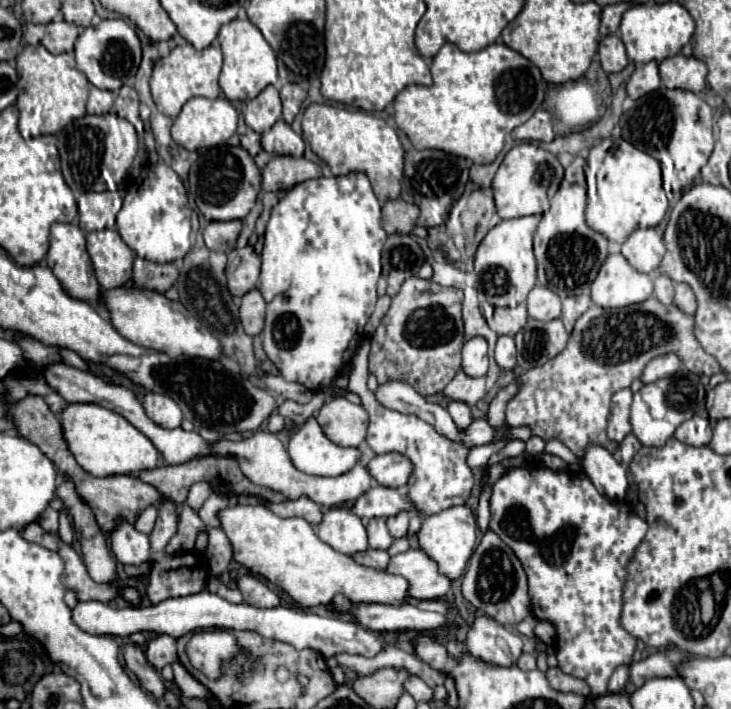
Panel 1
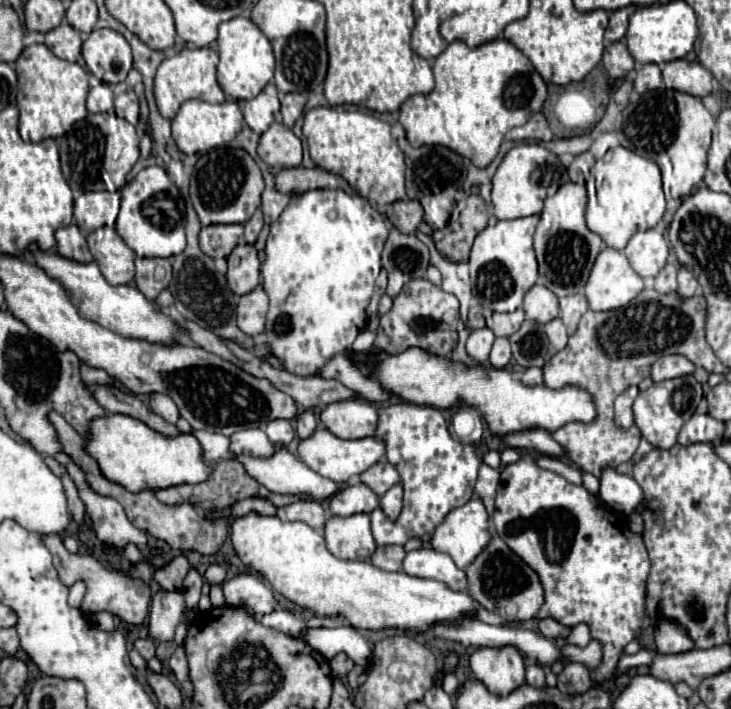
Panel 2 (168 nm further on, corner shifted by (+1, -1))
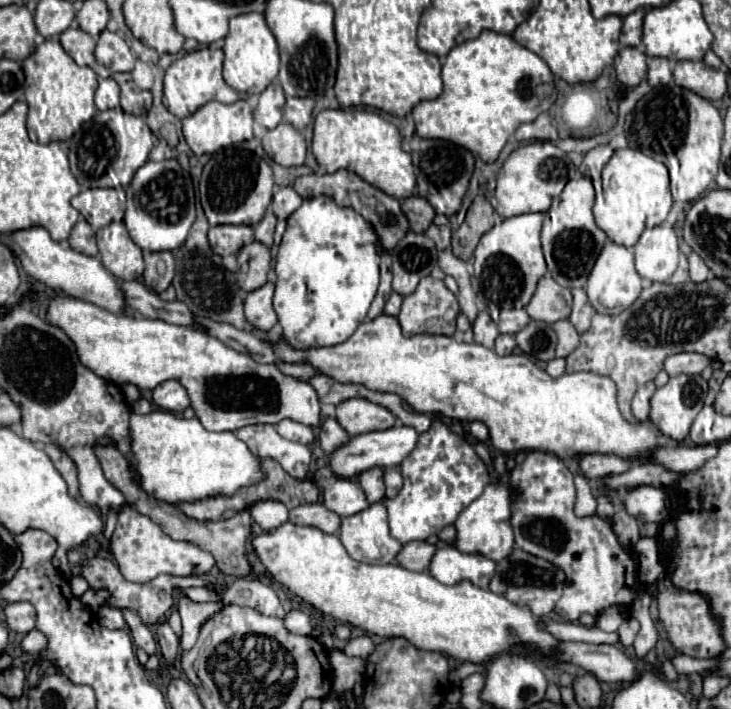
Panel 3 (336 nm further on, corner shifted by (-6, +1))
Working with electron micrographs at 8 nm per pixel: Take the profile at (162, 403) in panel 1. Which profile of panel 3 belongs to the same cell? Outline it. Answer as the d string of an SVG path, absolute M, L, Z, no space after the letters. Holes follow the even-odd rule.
M165 381L153 389L153 401L171 413L181 415L189 407L189 397L177 381Z

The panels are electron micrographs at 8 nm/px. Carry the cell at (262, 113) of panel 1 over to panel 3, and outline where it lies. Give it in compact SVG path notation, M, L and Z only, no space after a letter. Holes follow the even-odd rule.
M275 81L261 93L259 105L253 111L253 117L259 125L263 125L267 129L273 129L281 123L283 105L285 105L285 93L283 93L281 85Z

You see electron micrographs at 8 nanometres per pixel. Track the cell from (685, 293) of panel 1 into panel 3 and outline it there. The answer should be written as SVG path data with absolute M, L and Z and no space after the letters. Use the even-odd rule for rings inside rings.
M689 253L689 277L695 283L703 283L711 277L711 271L707 269L707 265L701 261L697 253Z

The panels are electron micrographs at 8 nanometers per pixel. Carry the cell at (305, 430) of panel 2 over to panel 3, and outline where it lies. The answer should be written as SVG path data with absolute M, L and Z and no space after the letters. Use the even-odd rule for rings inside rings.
M327 417L321 427L319 427L319 443L321 443L321 449L325 453L331 453L335 451L339 445L343 445L345 441L349 441L349 435L345 433L345 429L337 423L337 419L333 417Z

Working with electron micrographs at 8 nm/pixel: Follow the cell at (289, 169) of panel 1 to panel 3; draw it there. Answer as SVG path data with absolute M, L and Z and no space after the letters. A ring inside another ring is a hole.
M341 169L341 171L335 171L335 173L325 173L325 175L317 175L317 173L311 173L311 175L303 175L303 177L297 177L295 183L293 183L293 189L303 197L319 197L319 195L329 195L335 199L337 205L343 205L343 207L353 207L355 211L359 211L375 229L375 233L379 235L379 243L381 247L385 249L393 249L403 237L405 233L409 231L409 223L407 223L407 217L403 215L401 211L401 203L383 193L381 189L369 185L367 181L363 181L359 175L355 175L353 171L347 171L347 169Z

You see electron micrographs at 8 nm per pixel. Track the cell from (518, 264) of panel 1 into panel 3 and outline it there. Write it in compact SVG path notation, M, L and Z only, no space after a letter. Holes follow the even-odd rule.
M527 213L509 217L487 231L475 249L475 279L479 281L479 293L501 307L521 309L529 303L537 281L545 275L551 277L541 246L541 230L545 213Z

